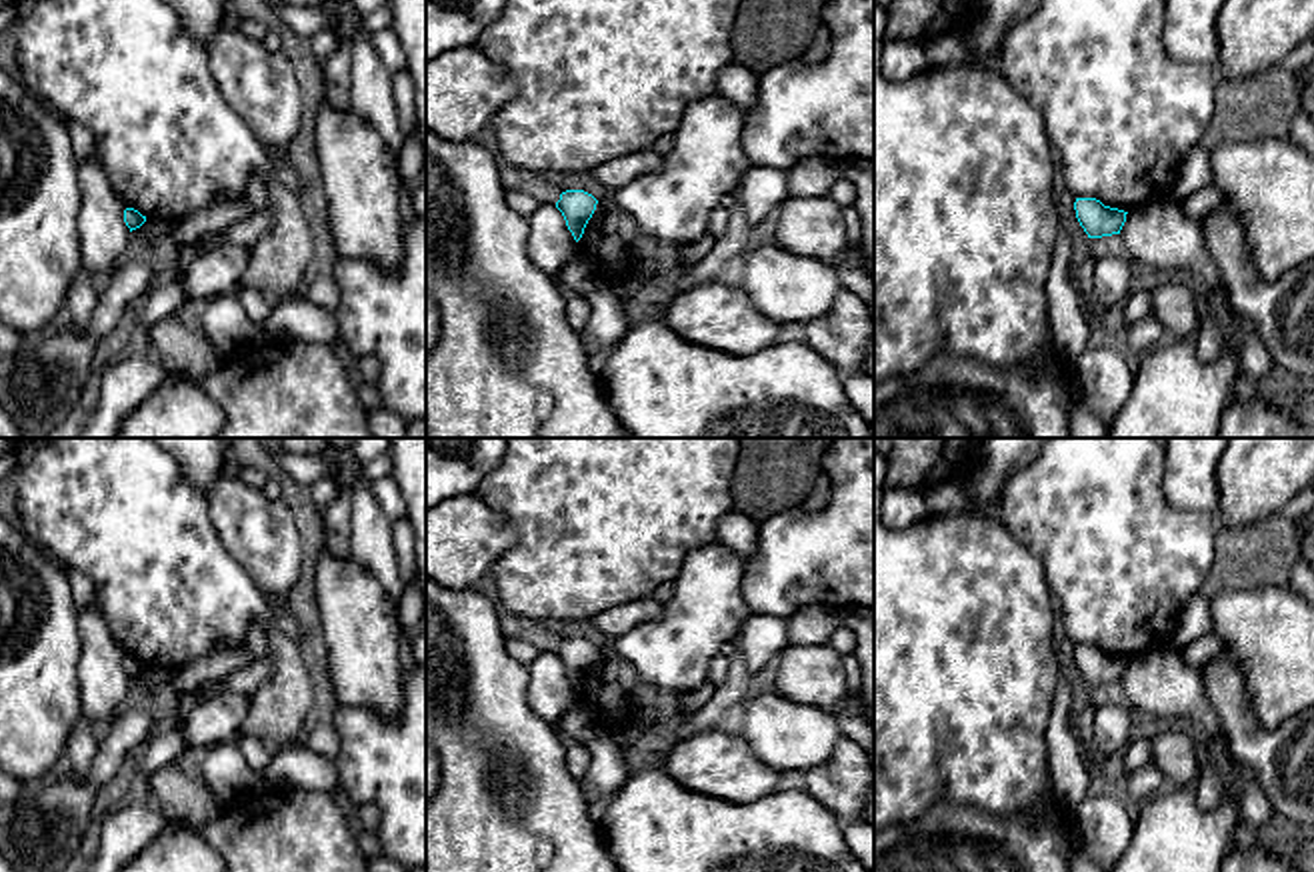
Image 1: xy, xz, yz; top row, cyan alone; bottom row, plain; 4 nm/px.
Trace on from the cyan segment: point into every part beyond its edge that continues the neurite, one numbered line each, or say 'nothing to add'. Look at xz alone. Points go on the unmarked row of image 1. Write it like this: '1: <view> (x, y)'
nothing to add

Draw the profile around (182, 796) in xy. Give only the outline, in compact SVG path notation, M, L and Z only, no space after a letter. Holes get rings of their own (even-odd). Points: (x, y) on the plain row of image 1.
M170 764L148 776L136 776L134 794L138 790L152 792L166 818L192 826L208 824L224 808L224 802L202 780L188 774L186 764Z

